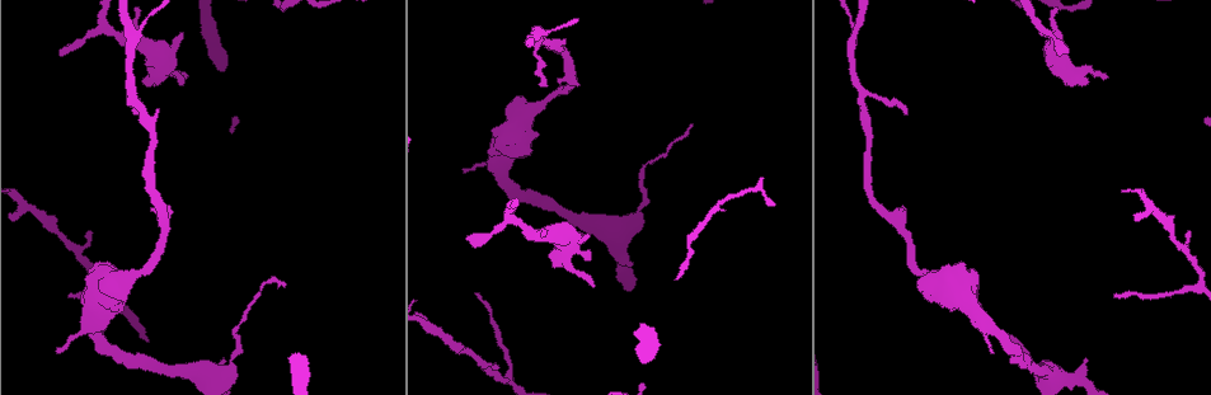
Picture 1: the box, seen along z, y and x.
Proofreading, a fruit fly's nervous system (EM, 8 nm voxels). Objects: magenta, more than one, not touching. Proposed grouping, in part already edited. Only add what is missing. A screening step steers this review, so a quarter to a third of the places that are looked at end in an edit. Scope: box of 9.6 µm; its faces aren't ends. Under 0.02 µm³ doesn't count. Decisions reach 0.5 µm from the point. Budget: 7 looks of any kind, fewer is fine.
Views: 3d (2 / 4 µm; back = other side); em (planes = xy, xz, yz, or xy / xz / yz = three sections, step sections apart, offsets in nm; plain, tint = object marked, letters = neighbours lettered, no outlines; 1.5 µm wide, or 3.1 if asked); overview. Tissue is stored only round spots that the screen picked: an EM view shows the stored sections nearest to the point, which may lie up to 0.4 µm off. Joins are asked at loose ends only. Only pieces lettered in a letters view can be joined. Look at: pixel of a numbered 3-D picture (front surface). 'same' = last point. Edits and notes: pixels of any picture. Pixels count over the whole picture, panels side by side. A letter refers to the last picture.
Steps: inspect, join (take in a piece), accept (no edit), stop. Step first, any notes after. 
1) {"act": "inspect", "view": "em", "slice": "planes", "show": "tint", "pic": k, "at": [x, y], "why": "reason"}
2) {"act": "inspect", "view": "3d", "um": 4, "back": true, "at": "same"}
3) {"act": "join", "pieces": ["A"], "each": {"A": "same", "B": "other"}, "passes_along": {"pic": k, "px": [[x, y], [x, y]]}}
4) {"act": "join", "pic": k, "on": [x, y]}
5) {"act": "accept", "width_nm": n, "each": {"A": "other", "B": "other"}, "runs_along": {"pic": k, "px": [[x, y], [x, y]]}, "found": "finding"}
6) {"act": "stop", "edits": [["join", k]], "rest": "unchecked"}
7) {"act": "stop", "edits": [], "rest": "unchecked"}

{"act": "inspect", "view": "em", "slice": "planes", "show": "letters", "pic": 1, "at": [1058, 55], "why": "tapers out"}

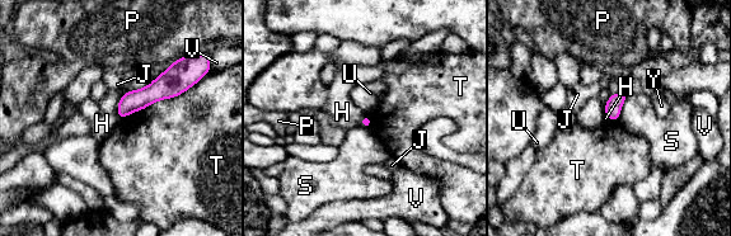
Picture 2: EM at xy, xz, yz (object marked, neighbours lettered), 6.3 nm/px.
{"act": "accept", "each": {"H": "other", "J": "other", "P": "other", "S": "other", "T": "other", "U": "other", "V": "other", "Y": "other"}, "border": {"pic": 2, "px": [[365, 113], [357, 123]]}, "found": "none of them fits"}

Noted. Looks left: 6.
{"act": "inspect", "view": "3d", "um": 2, "pic": 1, "at": [149, 83], "why": "stops while still wide"}

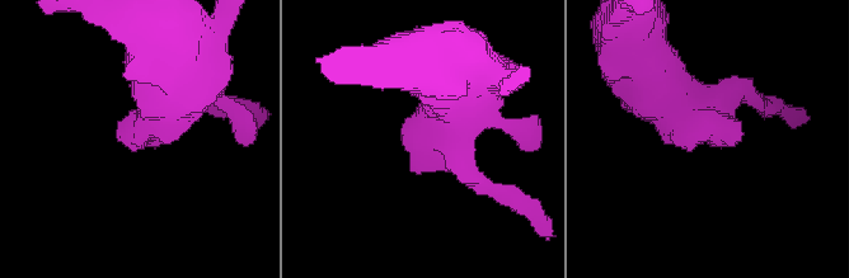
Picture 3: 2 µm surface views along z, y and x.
{"act": "inspect", "view": "em", "slice": "xy", "step": 4, "show": "tint", "pic": 3, "at": [132, 133]}

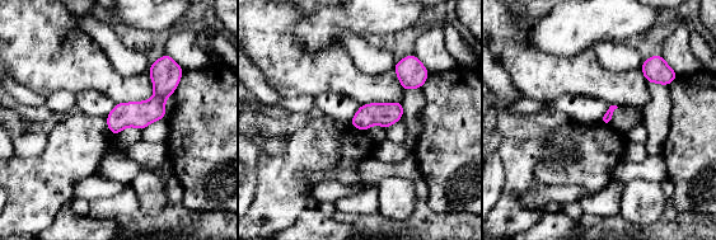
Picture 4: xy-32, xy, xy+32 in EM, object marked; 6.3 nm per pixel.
{"act": "inspect", "view": "em", "slice": "xz", "step": 8, "show": "letters", "at": "same", "why": "another direction"}

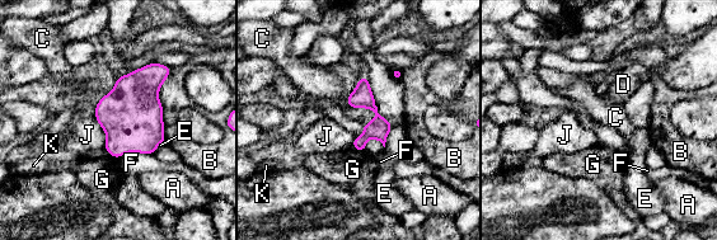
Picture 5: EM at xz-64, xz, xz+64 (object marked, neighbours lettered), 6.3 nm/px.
{"act": "accept", "each": {"A": "other", "B": "other", "C": "other", "D": "other", "E": "other", "F": "other", "G": "other", "J": "other", "K": "other"}, "runs_along": {"pic": 5, "px": [[364, 80], [376, 125], [361, 147]]}, "found": "no lettered piece goes on from it"}

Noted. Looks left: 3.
{"act": "inspect", "view": "3d", "um": 2, "back": true, "pic": 1, "at": [225, 360], "why": "thick end"}

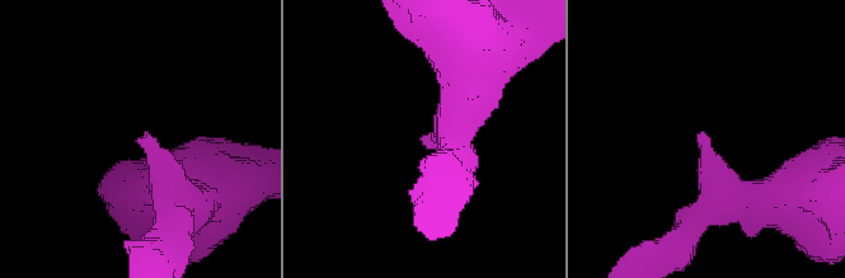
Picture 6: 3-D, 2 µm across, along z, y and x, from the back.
{"act": "inspect", "view": "em", "slice": "planes", "show": "plain", "pic": 6, "at": [140, 139], "arm_widths_nm": [220, 360], "why": "now the EM"}

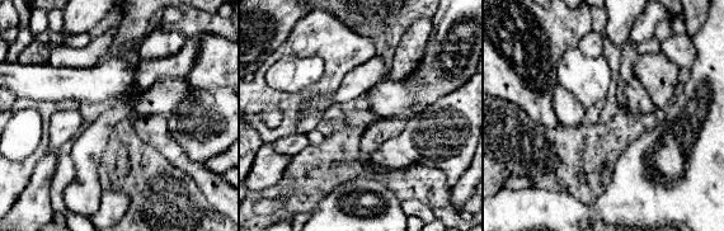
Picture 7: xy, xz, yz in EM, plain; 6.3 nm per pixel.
{"act": "inspect", "view": "em", "slice": "planes", "show": "letters", "at": "same"}

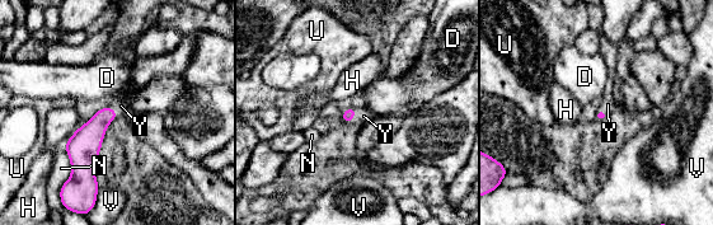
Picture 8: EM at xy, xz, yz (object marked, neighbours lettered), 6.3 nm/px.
{"act": "join", "pieces": ["Y"], "each": {"D": "other", "H": "other", "N": "other", "U": "other", "V": "other", "Y": "same"}, "passes_along": {"pic": 8, "px": [[348, 113], [353, 116], [364, 116]]}, "found": "it goes on there"}

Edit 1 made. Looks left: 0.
{"act": "stop", "edits": [["join", 8]], "rest": "unchecked"}

